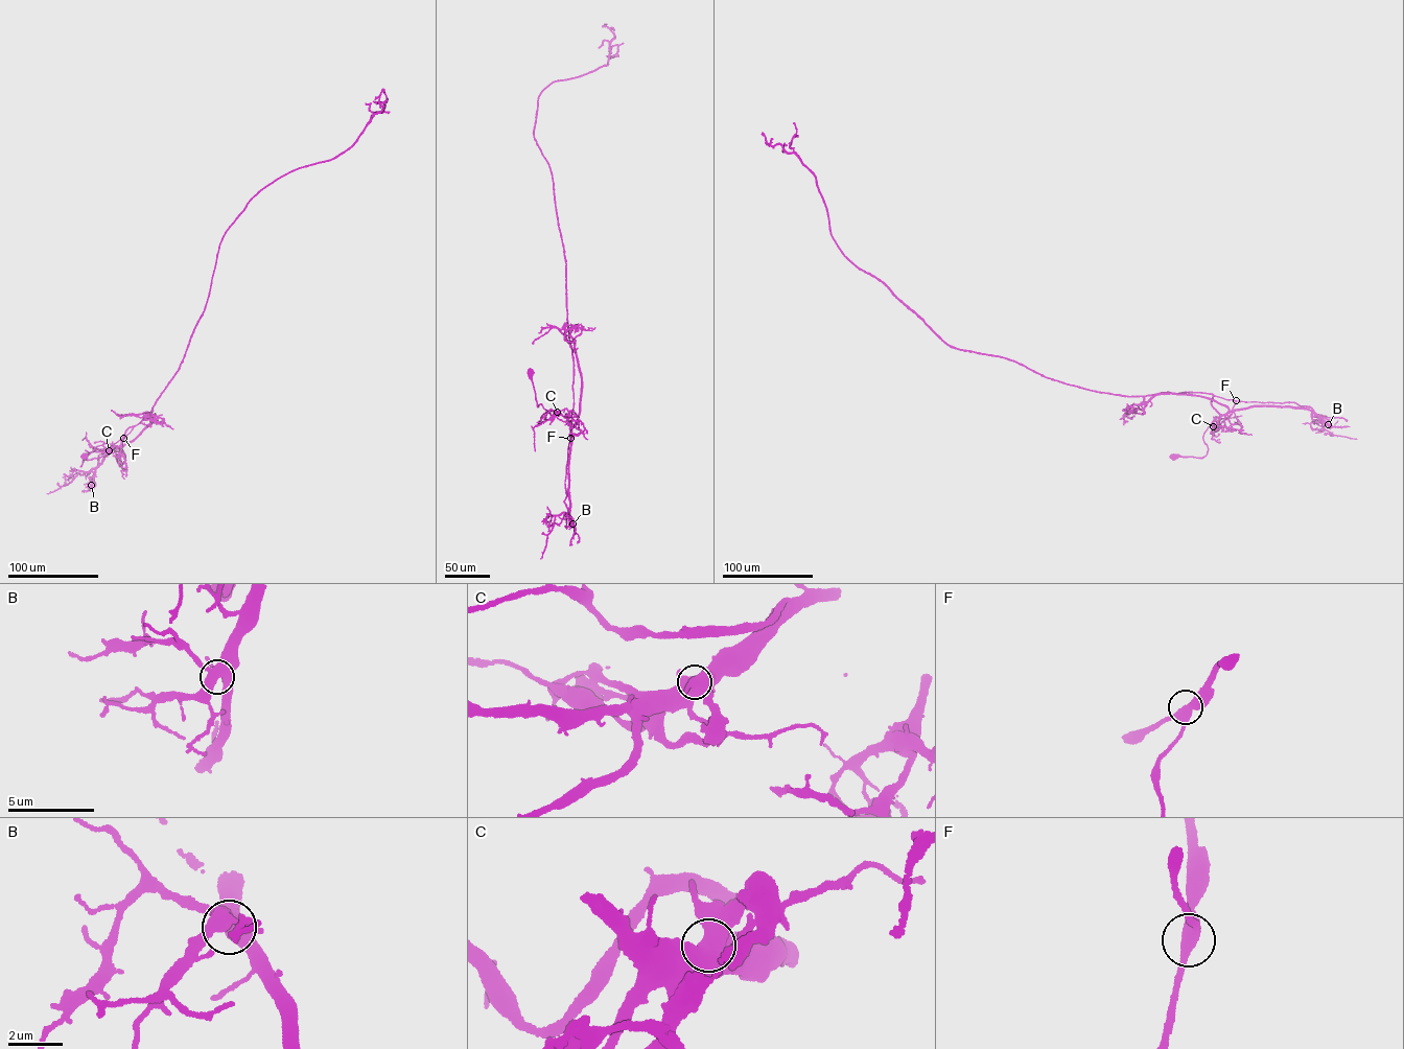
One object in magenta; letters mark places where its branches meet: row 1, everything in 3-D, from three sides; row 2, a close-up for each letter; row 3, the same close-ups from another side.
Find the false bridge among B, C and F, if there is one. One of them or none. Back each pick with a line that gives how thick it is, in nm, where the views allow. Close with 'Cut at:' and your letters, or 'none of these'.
C: 700 nm thick
Cut at: C

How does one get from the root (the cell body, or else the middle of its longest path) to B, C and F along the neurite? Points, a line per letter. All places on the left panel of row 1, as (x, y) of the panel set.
B: (85, 455), (80, 466), (97, 446), (121, 446), (104, 458), (95, 470), (91, 485)
C: (85, 455), (80, 466), (97, 446), (113, 446), (109, 449)
F: (85, 455), (80, 466), (96, 447), (121, 447), (123, 438)

